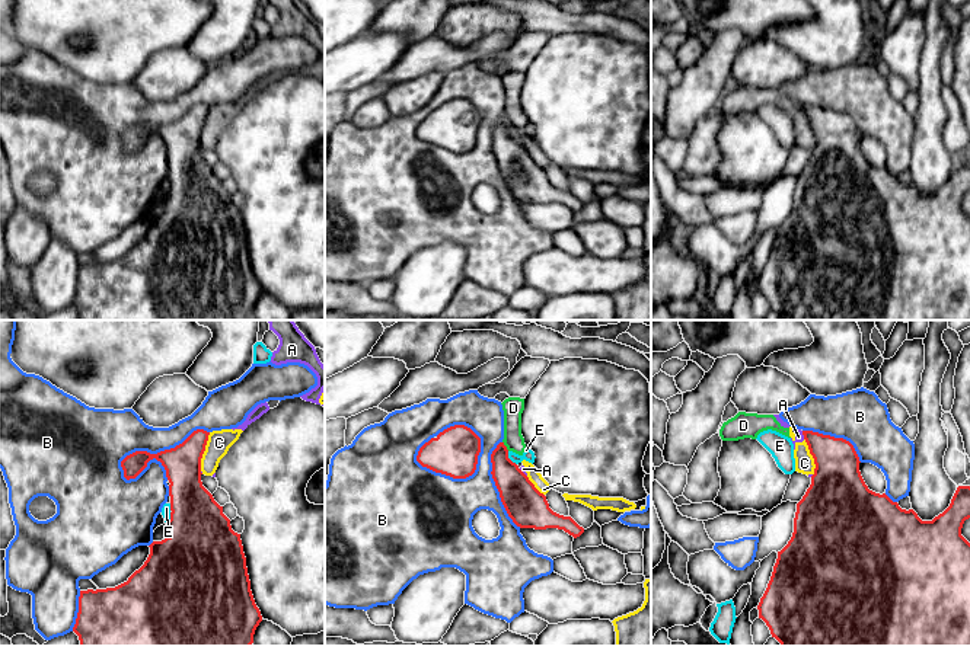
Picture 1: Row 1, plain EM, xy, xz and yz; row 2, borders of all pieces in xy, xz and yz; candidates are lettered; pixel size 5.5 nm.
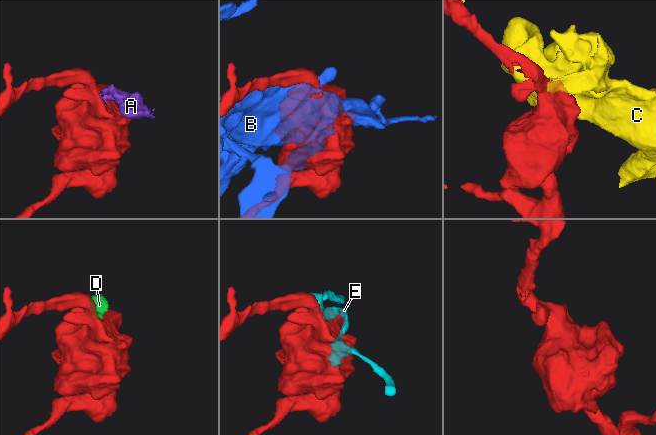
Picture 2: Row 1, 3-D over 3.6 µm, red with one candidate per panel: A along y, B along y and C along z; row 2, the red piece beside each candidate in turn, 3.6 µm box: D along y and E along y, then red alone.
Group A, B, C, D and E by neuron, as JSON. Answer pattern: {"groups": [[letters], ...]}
{"groups": [["A", "C", "D"], ["B"], ["E"]]}

